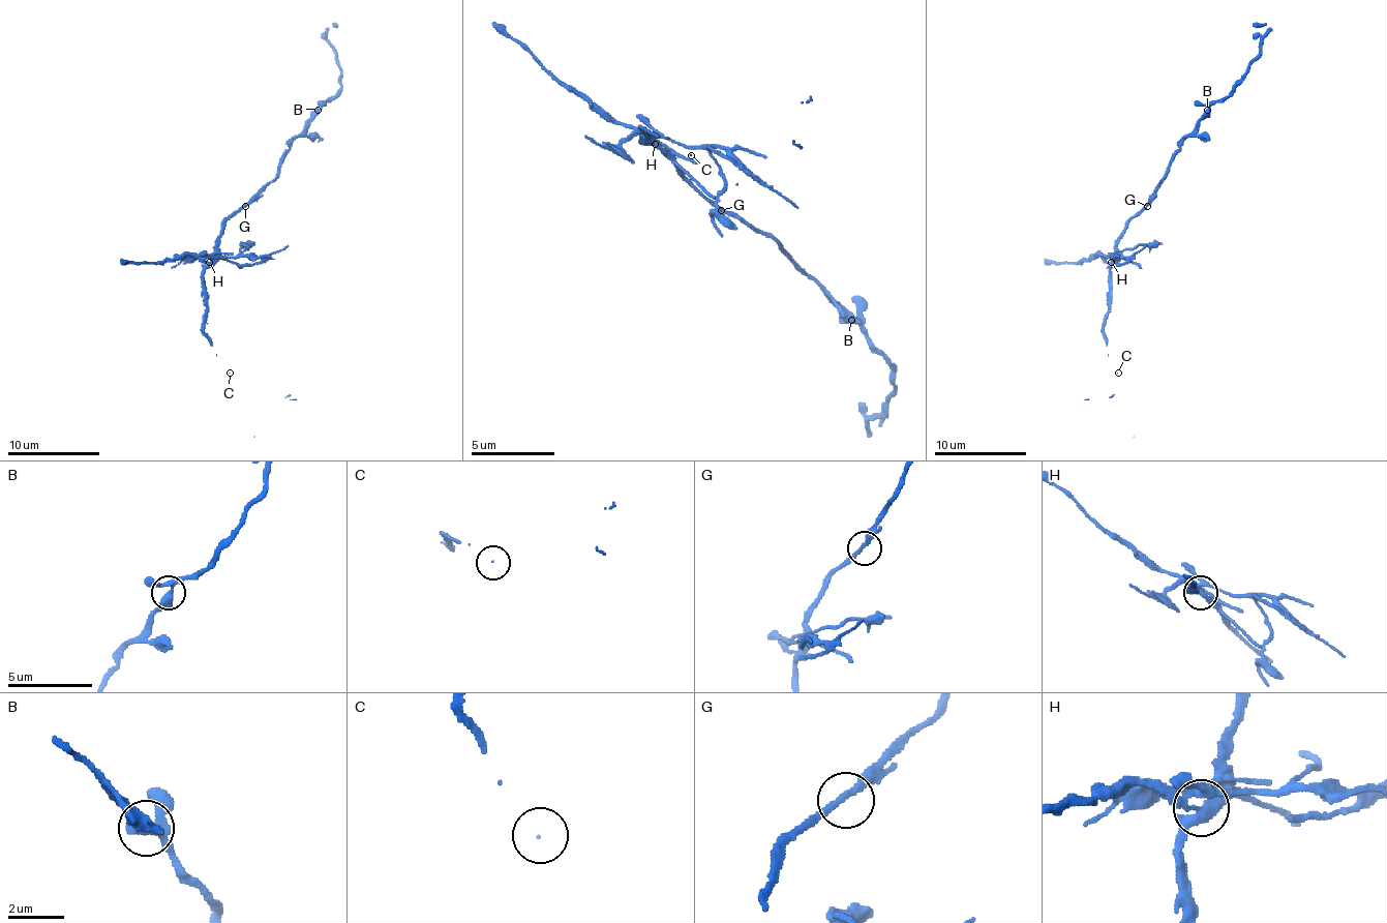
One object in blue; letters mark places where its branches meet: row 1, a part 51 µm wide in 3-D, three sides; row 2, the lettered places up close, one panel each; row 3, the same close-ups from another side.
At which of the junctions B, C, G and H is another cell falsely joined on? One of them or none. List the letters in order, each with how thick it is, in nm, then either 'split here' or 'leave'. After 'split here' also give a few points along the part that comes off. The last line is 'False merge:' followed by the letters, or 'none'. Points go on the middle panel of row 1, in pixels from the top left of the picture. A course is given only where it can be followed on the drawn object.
B: 320 nm | leave
C: 30 nm | leave
G: 220 nm | leave
H: 300 nm | split here | (654, 143), (629, 126), (607, 122), (570, 93), (494, 21)
False merge: H

